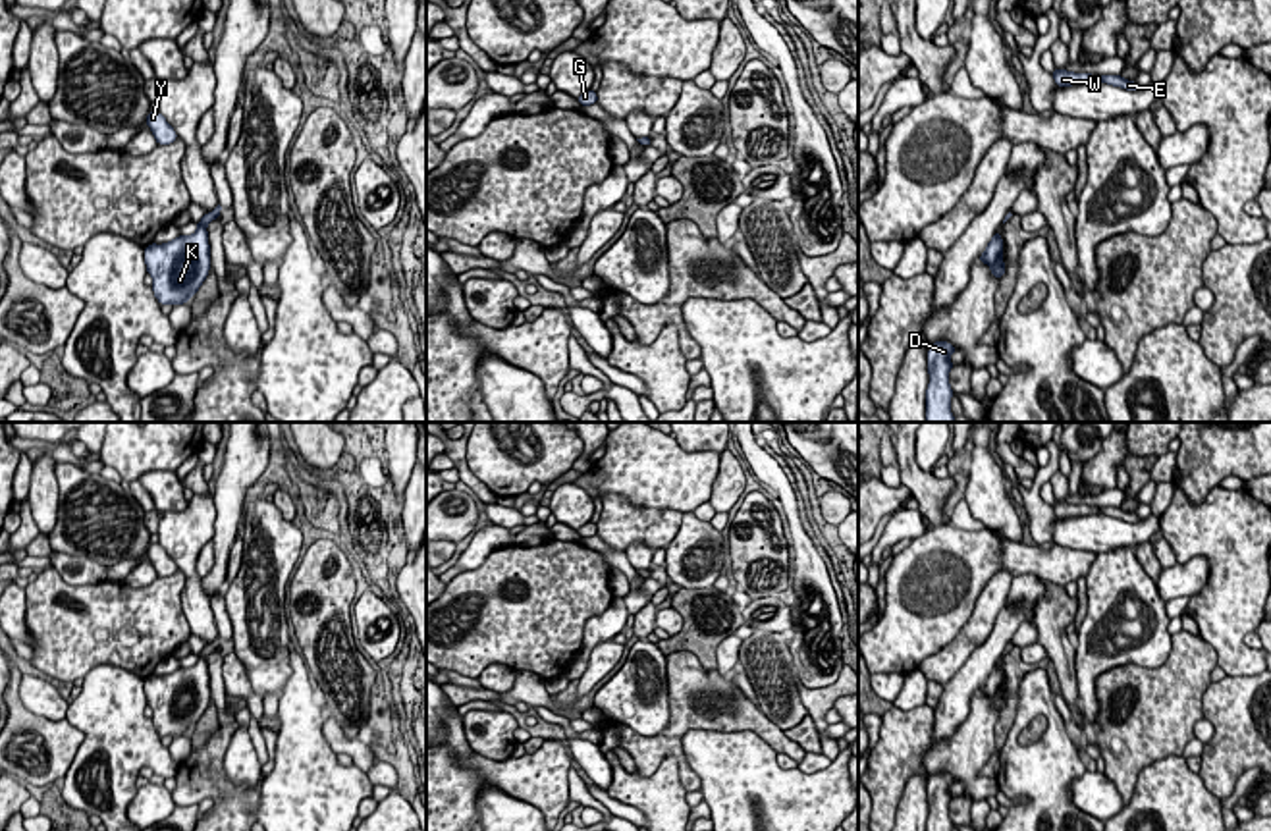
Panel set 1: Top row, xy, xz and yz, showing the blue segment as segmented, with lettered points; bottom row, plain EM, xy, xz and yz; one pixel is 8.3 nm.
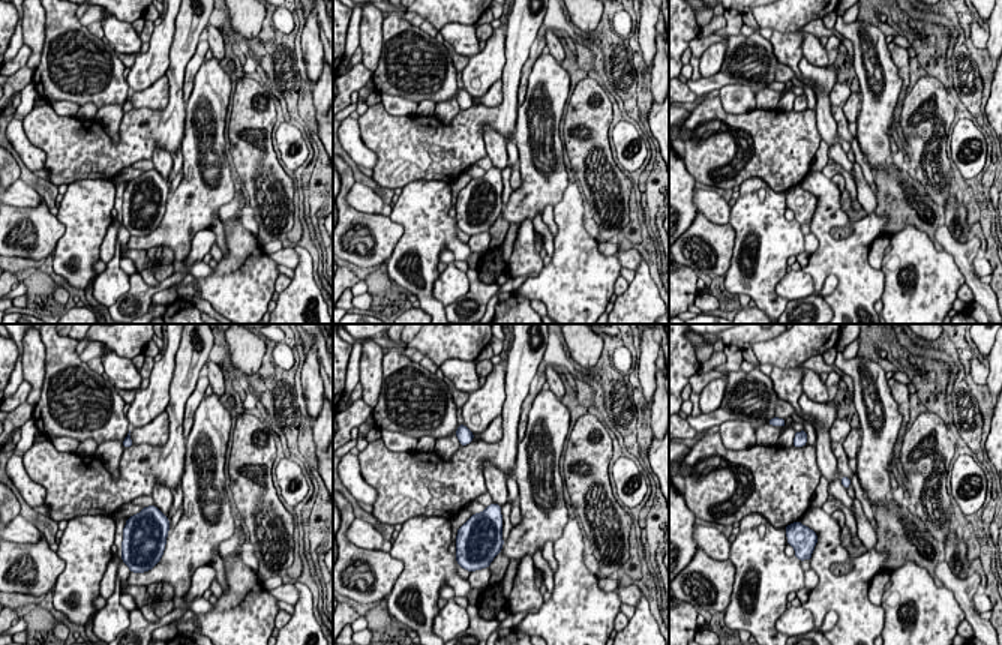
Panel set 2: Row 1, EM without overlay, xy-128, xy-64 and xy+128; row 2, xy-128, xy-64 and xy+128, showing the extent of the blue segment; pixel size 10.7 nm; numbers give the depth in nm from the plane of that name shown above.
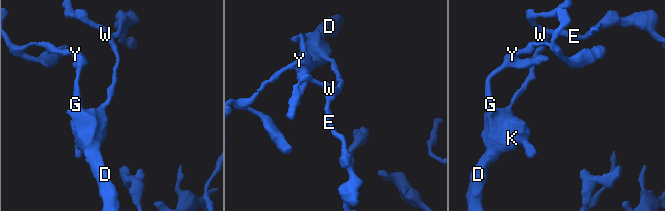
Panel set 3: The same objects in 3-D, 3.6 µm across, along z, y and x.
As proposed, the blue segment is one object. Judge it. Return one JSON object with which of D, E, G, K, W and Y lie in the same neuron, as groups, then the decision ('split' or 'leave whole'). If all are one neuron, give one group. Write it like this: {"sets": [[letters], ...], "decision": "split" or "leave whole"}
{"sets": [["D", "E", "G", "K", "W", "Y"]], "decision": "leave whole"}

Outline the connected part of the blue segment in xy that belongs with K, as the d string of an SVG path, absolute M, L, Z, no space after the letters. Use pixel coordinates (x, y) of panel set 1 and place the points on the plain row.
M218 636L204 646L193 667L145 679L147 704L152 708L152 723L160 737L183 737L203 717L210 702L210 677L206 657L220 648Z

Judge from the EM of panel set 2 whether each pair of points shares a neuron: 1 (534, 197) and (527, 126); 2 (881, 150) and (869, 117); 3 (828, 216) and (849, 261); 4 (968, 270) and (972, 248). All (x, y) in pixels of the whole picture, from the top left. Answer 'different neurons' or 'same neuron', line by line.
1: same neuron
2: same neuron
3: same neuron
4: same neuron

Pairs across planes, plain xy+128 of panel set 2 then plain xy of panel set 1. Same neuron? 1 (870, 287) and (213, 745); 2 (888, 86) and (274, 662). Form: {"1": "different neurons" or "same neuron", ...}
{"1": "same neuron", "2": "same neuron"}

